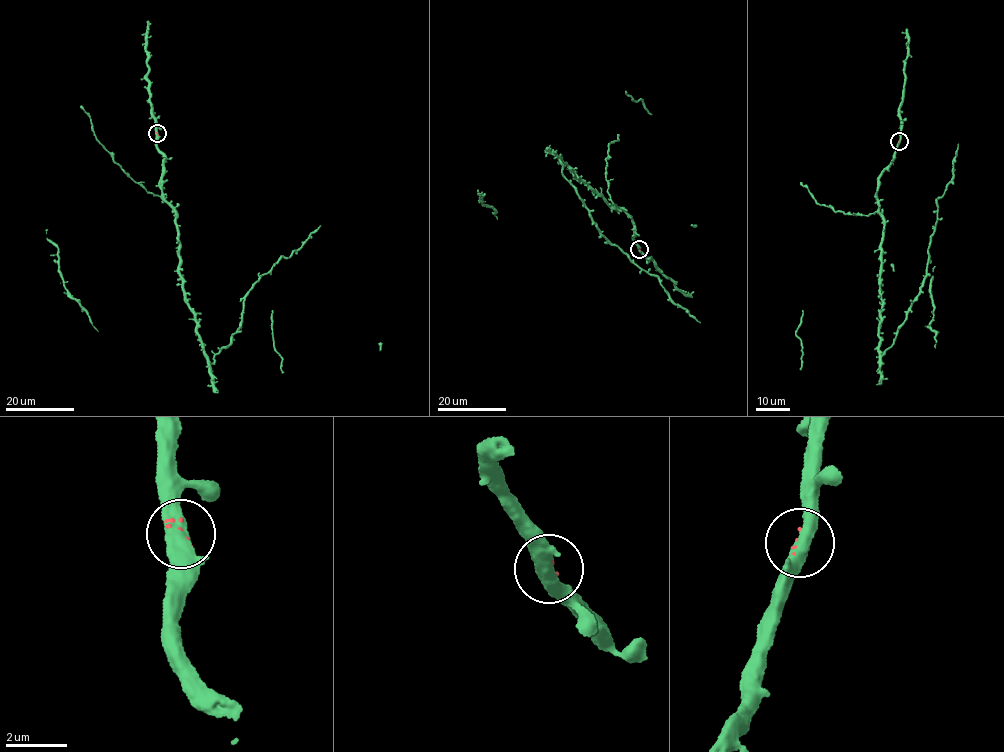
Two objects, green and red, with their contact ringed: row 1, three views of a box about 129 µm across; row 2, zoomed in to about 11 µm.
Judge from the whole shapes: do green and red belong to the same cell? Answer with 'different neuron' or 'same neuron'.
different neuron

